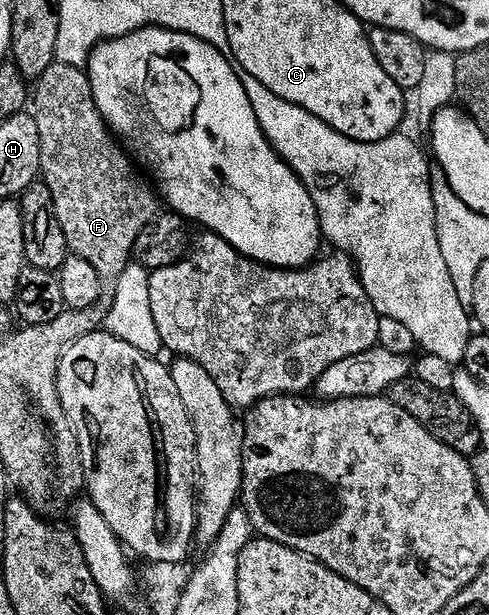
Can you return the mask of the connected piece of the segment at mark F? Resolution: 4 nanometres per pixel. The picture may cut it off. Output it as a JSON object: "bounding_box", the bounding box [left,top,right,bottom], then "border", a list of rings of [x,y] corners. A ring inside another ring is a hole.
{"bounding_box":[33,63,157,283],"border":[[[56,63],[49,67],[49,71],[45,71],[45,75],[38,82],[38,85],[39,94],[37,94],[36,97],[34,94],[33,97],[33,116],[39,128],[39,134],[41,135],[41,181],[42,184],[49,187],[49,195],[53,195],[53,207],[57,215],[57,223],[61,223],[61,231],[65,231],[68,250],[70,250],[74,256],[85,259],[85,263],[92,265],[92,267],[97,270],[97,275],[101,275],[103,282],[115,283],[119,280],[119,277],[122,276],[123,272],[127,270],[127,266],[132,264],[132,249],[137,242],[137,237],[141,231],[144,231],[146,225],[157,216],[157,209],[155,209],[155,197],[157,201],[156,190],[152,188],[152,186],[151,190],[150,187],[143,182],[144,174],[137,168],[136,162],[132,160],[126,148],[117,140],[115,134],[108,129],[105,119],[101,115],[101,111],[97,111],[97,103],[93,99],[91,80],[87,78],[84,70]]]}

